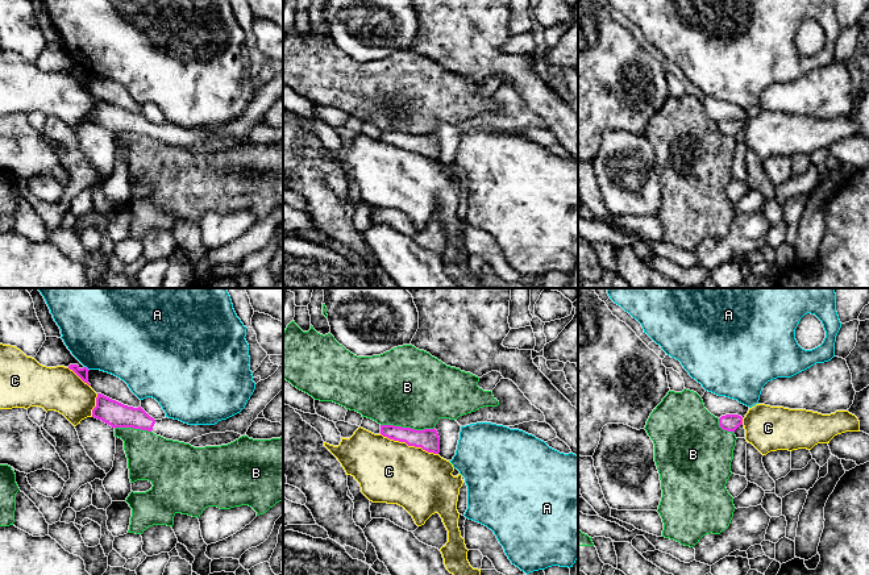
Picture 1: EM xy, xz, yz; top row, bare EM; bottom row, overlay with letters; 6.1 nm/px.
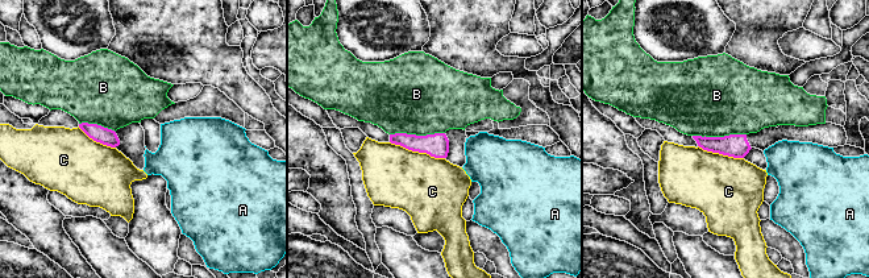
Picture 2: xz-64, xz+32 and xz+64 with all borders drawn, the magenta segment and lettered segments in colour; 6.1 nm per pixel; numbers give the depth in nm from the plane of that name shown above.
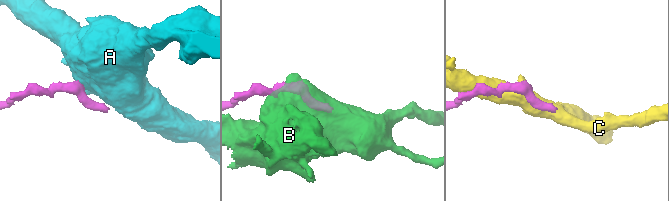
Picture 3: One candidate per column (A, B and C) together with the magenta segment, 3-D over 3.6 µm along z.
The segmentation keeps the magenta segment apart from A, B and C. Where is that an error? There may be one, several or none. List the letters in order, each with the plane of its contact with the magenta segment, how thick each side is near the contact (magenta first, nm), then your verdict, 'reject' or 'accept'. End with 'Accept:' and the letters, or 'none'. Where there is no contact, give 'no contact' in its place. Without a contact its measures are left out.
A: contact in xy; calibres 60 and 460 nm; reject
B: contact in xz; calibres 140 and 480 nm; reject
C: contact in xz; calibres 140 and 380 nm; reject
Accept: none

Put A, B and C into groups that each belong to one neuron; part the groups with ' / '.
A / B / C

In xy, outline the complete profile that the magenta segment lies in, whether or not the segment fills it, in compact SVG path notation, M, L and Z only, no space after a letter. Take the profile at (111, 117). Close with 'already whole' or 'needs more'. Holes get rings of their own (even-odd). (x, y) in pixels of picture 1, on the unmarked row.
M283 70L265 86L255 89L255 95L245 113L215 130L188 130L174 124L154 125L141 112L133 113L97 99L92 122L112 133L133 133L153 137L166 145L190 149L194 143L209 138L234 137L245 141L251 128L266 111L283 95Z | needs more

